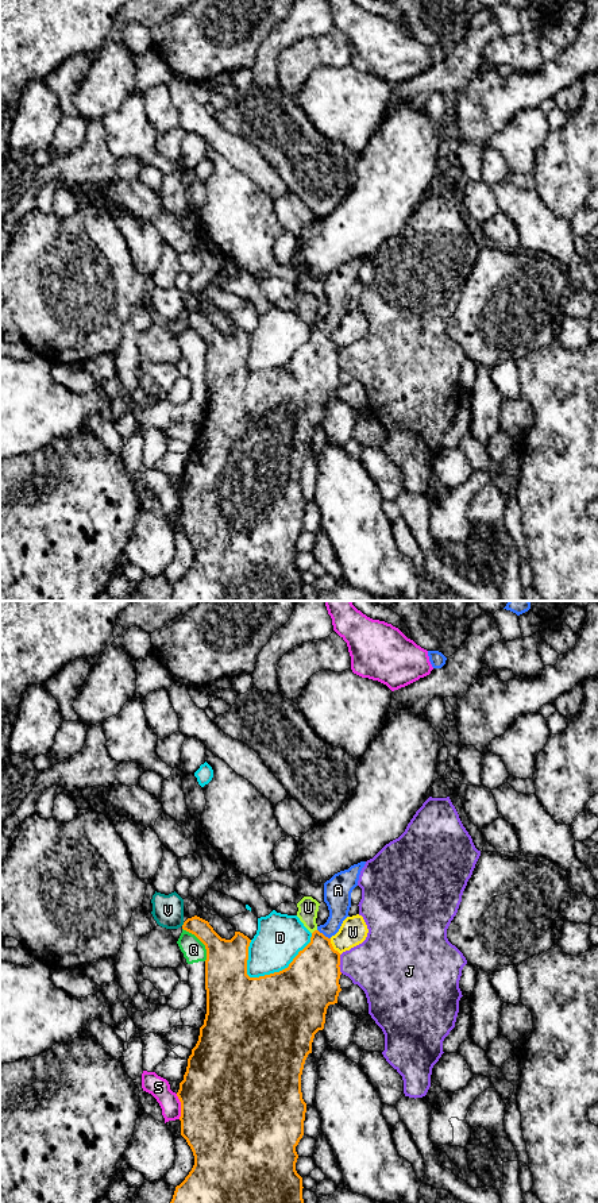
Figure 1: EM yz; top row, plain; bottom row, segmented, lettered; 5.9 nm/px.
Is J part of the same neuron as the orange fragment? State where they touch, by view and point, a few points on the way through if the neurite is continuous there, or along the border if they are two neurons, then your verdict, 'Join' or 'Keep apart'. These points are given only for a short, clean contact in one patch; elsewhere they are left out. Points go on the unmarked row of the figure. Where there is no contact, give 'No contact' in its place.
Touches orange at yz (339, 359). Boundary: yz (339, 350), (339, 365), (342, 367). Keep apart

